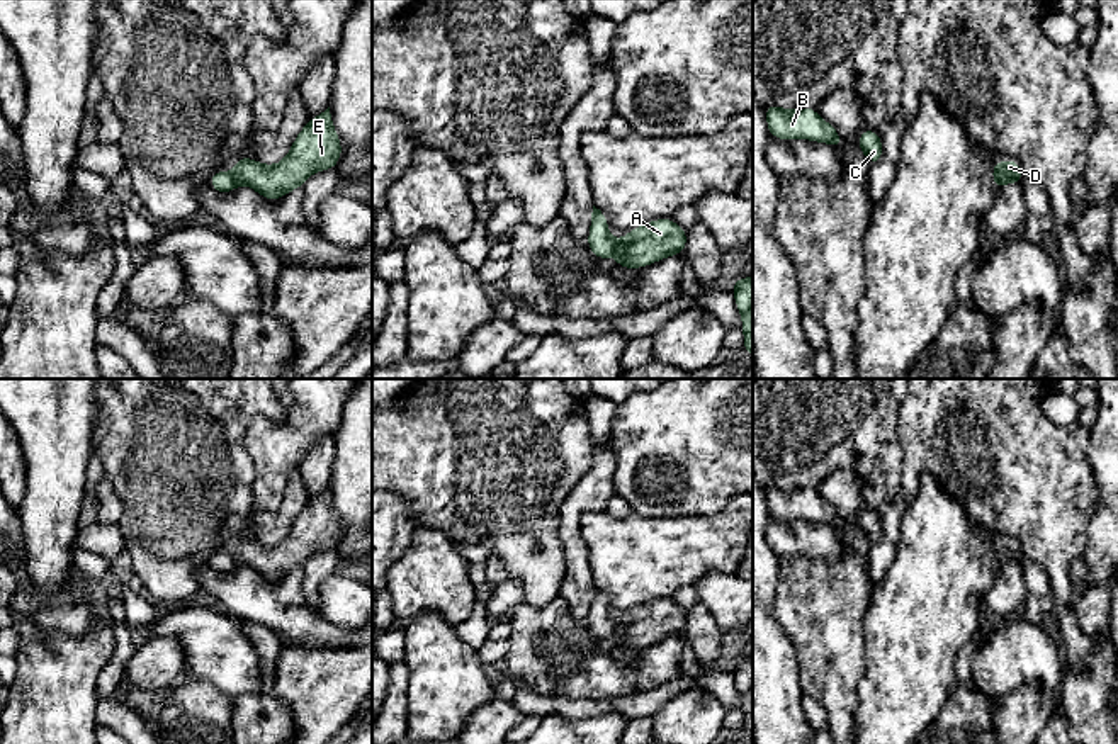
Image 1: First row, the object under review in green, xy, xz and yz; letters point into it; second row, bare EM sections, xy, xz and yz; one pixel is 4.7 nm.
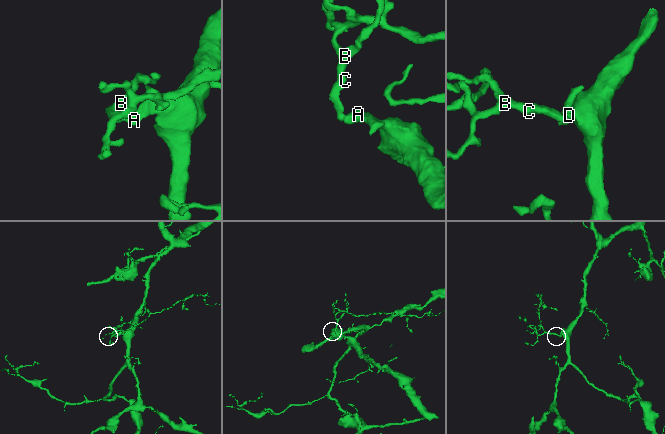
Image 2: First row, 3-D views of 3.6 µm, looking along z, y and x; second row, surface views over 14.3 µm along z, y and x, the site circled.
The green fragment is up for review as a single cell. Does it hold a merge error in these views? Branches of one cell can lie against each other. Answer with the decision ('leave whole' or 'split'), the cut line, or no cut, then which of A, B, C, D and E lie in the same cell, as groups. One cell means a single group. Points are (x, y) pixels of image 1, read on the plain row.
leave whole; no cut; A B C D E

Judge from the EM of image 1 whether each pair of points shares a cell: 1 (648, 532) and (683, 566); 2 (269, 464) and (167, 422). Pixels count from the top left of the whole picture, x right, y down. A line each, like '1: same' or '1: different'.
1: same
2: different

